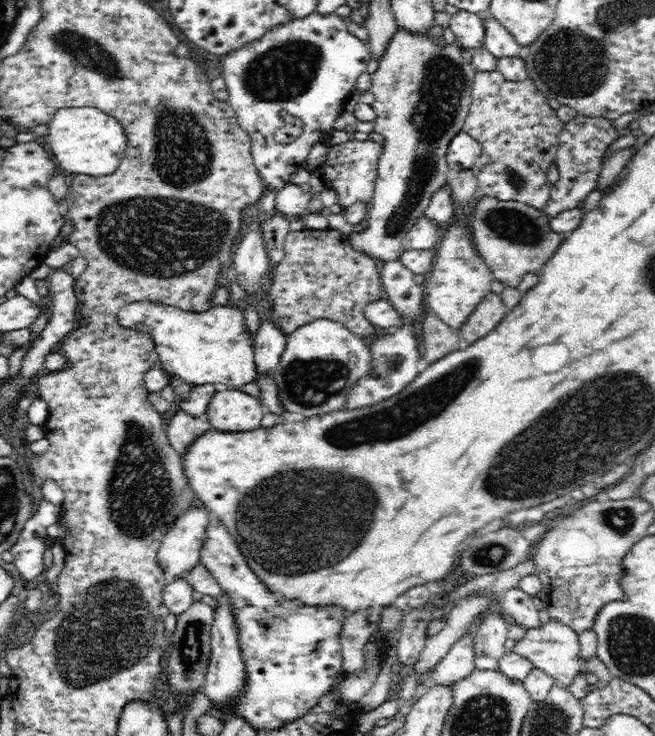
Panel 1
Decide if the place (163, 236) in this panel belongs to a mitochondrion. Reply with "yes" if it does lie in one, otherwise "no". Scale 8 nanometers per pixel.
yes

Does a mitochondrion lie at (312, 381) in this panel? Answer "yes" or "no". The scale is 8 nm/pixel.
yes

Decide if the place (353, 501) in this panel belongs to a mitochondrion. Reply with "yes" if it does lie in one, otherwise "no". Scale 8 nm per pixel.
yes

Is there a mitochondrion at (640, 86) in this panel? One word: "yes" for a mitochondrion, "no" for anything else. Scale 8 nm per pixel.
no

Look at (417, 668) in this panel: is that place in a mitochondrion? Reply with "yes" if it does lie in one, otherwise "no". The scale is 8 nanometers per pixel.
no

